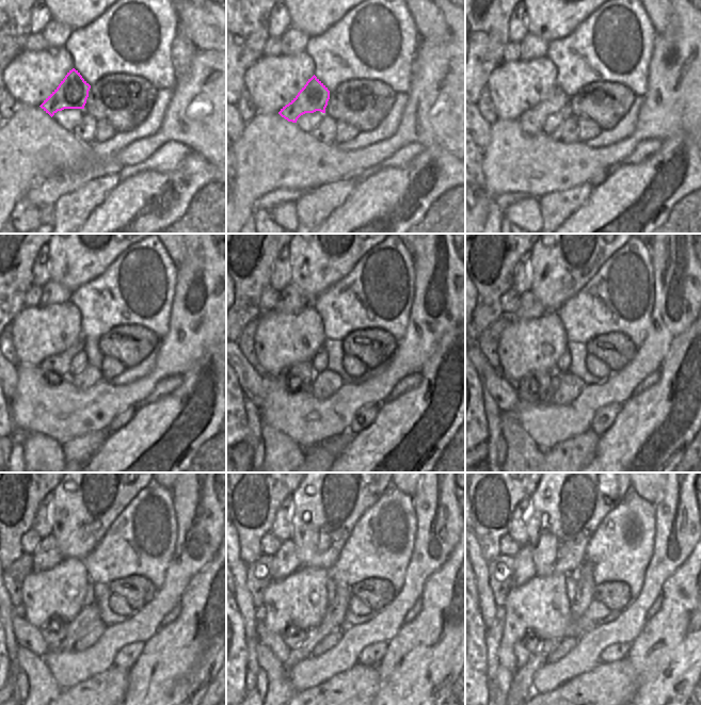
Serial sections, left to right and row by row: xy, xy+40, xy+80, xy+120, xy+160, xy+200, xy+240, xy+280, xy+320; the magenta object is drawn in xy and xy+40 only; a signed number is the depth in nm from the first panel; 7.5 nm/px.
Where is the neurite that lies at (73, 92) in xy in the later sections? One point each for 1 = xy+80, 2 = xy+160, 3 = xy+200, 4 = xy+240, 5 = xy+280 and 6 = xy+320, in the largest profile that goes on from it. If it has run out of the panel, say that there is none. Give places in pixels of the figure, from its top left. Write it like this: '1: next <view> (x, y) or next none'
1: next xy+80 (531, 121)
2: next xy+160 (301, 374)
3: next xy+200 (536, 384)
4: next xy+240 (53, 630)
5: next xy+280 (292, 636)
6: next xy+320 (530, 641)

